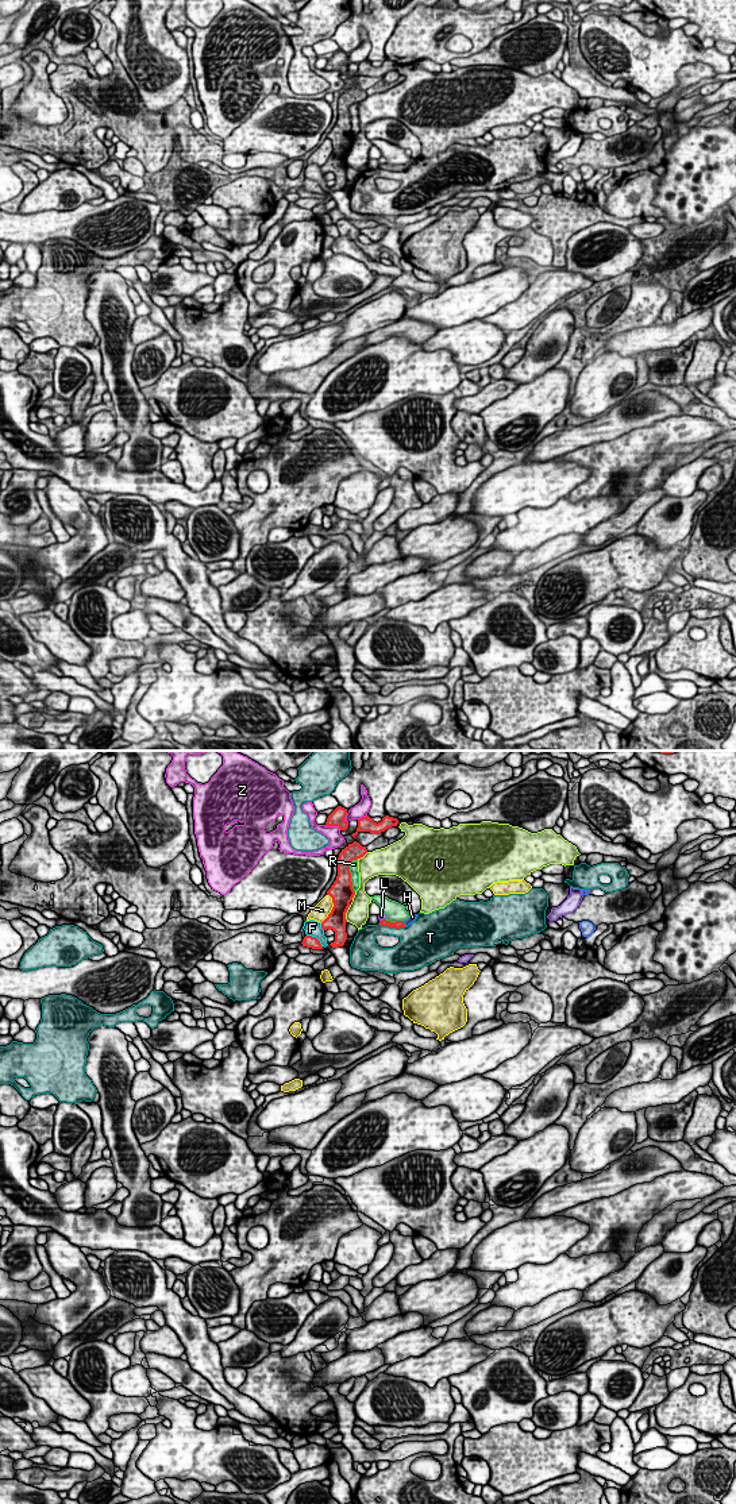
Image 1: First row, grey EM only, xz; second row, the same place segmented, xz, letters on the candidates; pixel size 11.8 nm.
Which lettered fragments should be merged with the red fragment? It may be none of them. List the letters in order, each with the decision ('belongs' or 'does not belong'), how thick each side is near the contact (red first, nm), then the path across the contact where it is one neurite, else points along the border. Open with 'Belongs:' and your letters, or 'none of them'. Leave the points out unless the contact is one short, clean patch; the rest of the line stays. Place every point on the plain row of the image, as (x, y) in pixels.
Belongs: none of them
F: does not belong; calibres 140 and 190 nm
H: does not belong; calibres 100 and 70 nm; border xz (403, 165), (405, 169)
L: does not belong; calibres 100 and 70 nm
M: does not belong; calibres 280 and 200 nm
R: does not belong; calibres 280 and 100 nm
T: does not belong; calibres 100 and 260 nm
V: does not belong; calibres 280 and 260 nm
Z: does not belong; calibres 190 and 160 nm

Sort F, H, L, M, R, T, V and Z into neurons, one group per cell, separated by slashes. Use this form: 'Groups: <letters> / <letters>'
Groups: F / H / L / M / R / T / V / Z

